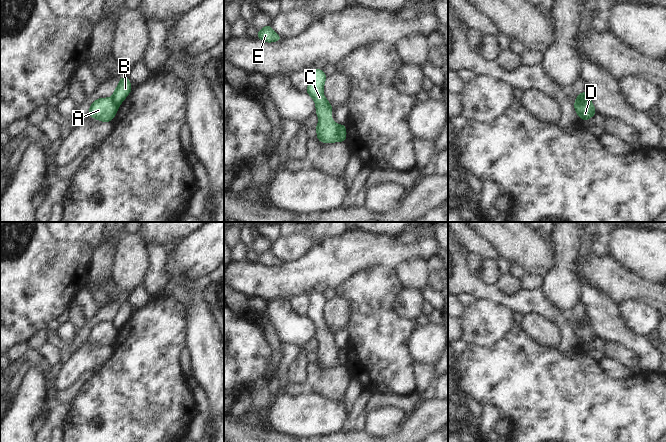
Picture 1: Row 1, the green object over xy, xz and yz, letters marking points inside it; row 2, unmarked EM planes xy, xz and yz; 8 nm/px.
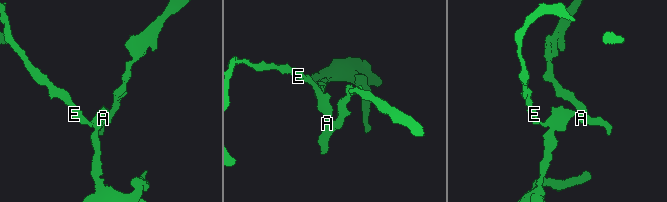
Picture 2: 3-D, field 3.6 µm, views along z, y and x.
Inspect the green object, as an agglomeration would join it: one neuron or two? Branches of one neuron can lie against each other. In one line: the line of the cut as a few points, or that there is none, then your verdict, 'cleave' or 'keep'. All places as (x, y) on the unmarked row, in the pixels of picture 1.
xz (338, 349), (336, 356), (337, 364) | cleave

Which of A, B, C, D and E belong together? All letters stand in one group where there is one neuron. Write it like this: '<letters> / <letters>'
A C D E / B

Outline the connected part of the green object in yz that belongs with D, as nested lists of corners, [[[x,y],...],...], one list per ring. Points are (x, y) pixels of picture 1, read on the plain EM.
[[[576,325],[574,326],[574,332],[575,335],[581,343],[587,345],[592,340],[594,340],[596,337],[595,331],[591,326],[585,327],[585,328],[578,328]]]

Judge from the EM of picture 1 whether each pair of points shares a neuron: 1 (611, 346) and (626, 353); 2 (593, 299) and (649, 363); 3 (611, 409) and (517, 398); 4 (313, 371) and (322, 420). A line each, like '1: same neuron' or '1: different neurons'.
1: same neuron
2: same neuron
3: same neuron
4: different neurons

